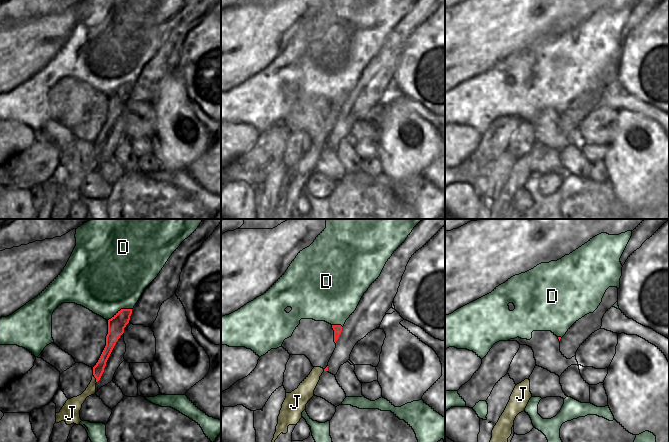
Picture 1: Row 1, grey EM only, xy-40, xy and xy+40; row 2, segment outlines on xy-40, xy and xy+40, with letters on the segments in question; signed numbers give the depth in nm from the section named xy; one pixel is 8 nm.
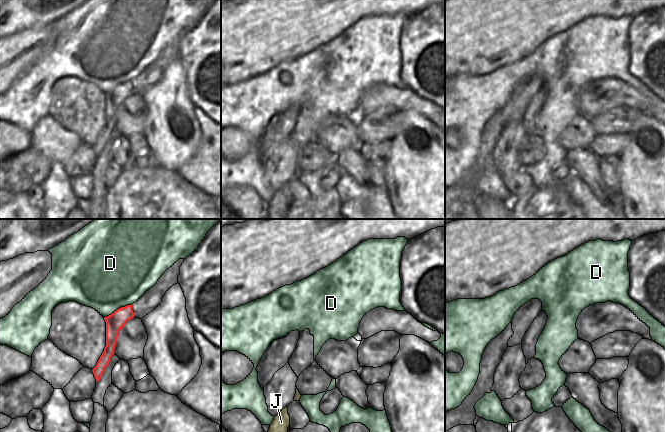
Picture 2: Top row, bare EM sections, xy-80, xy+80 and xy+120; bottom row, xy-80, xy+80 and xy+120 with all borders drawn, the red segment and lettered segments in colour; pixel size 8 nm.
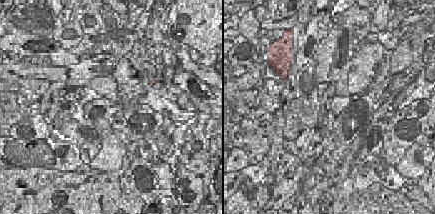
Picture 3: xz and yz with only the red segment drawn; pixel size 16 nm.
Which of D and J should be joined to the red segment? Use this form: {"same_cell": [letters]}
{"same_cell": ["J"]}

